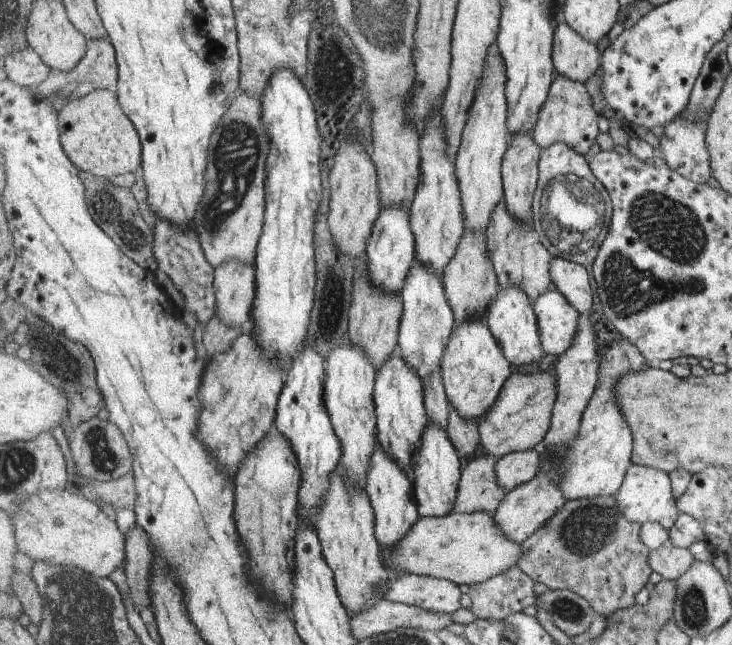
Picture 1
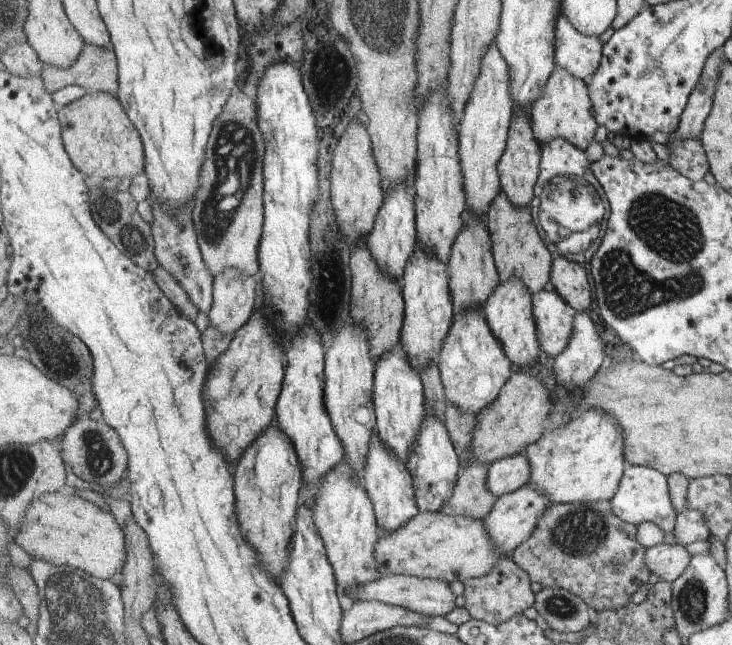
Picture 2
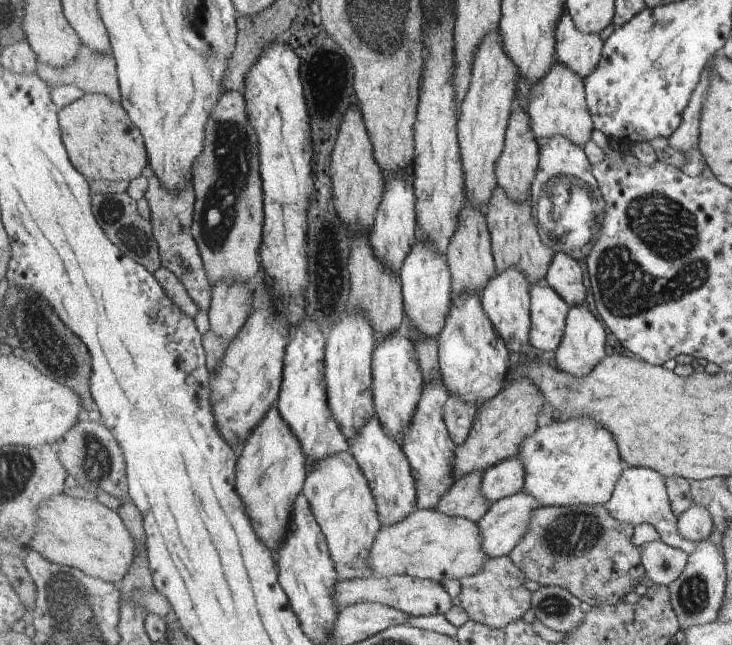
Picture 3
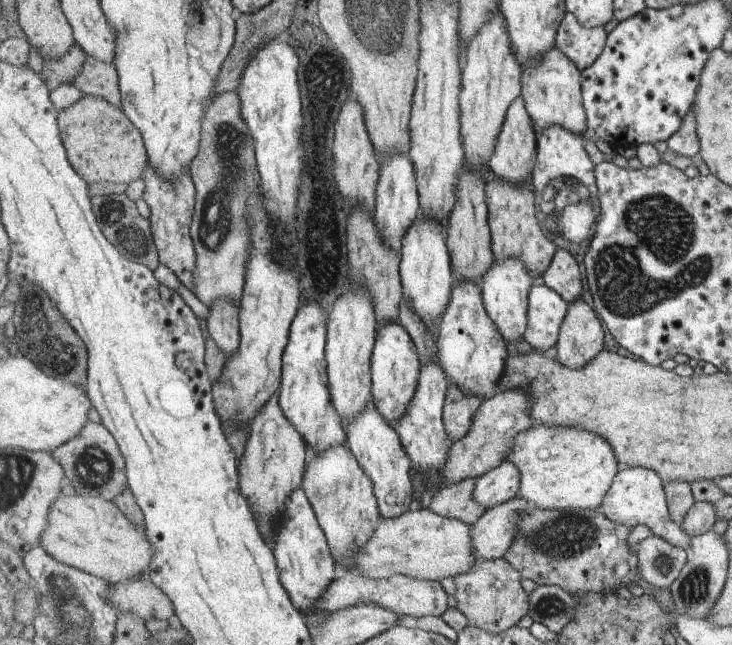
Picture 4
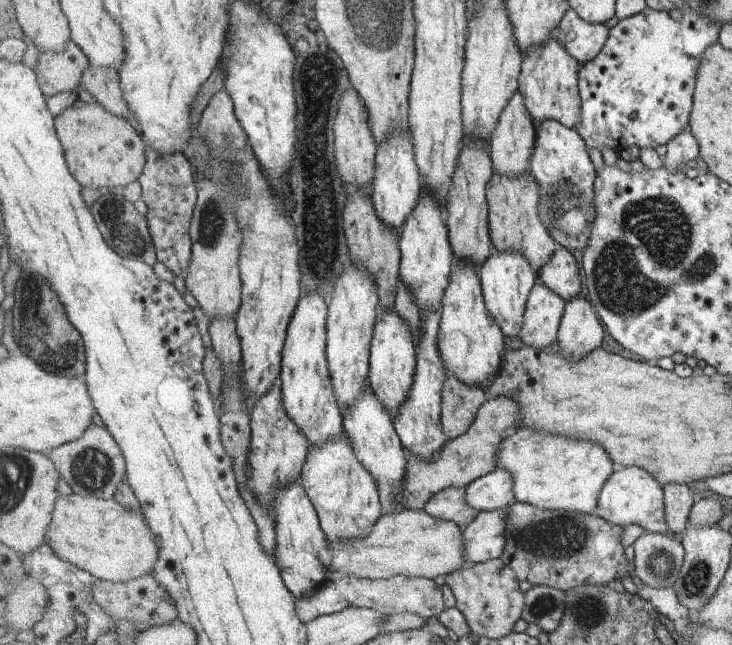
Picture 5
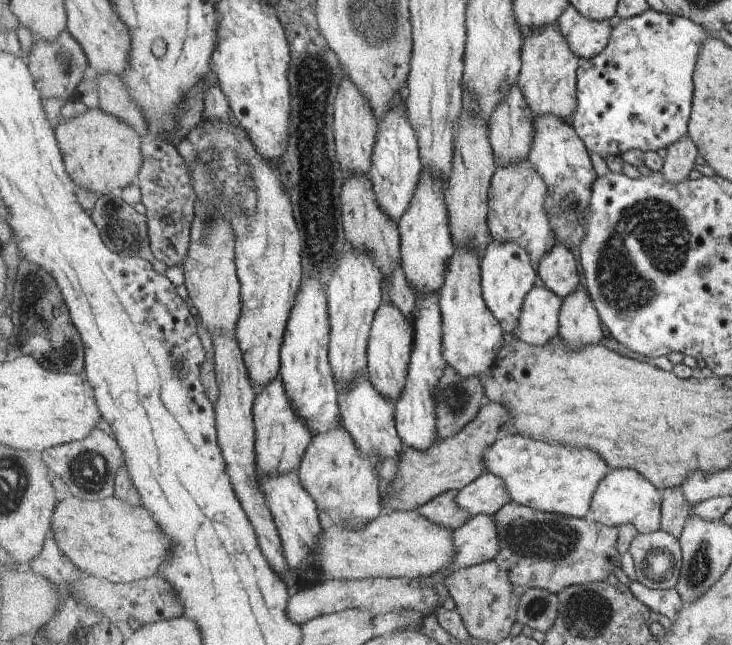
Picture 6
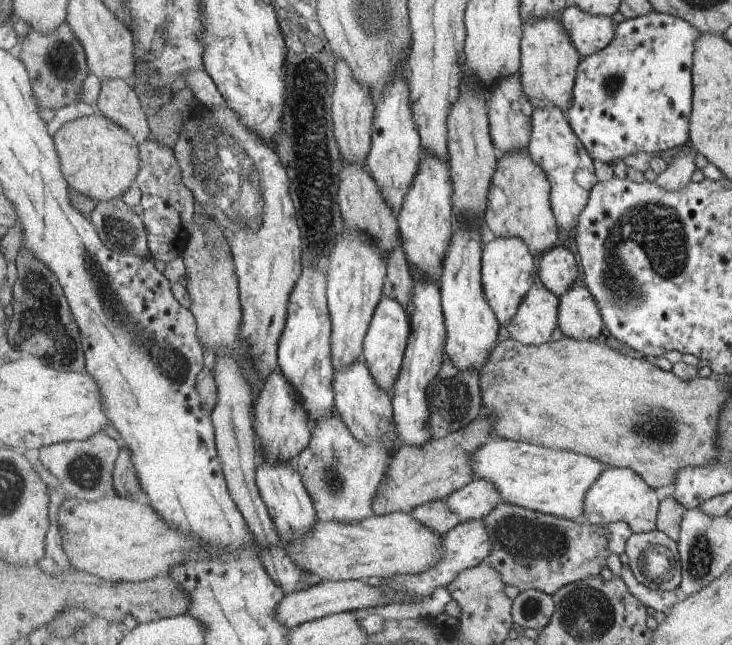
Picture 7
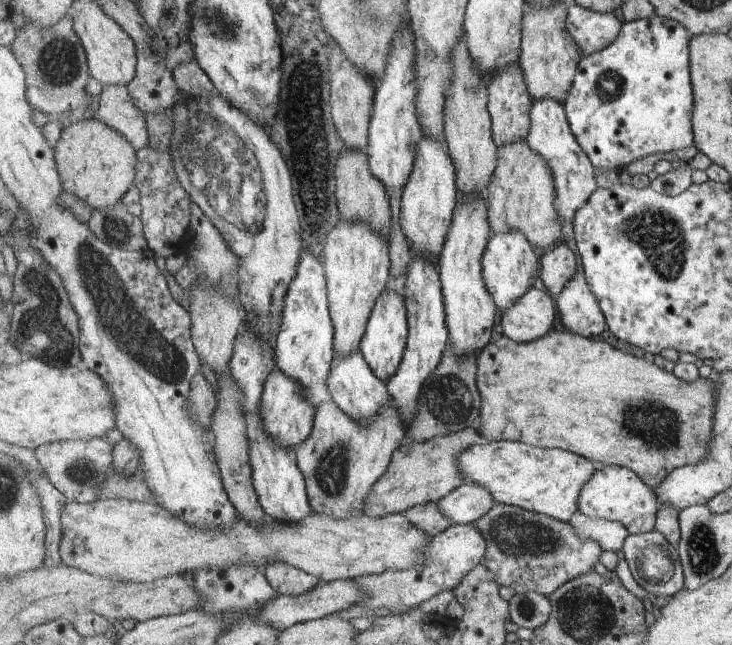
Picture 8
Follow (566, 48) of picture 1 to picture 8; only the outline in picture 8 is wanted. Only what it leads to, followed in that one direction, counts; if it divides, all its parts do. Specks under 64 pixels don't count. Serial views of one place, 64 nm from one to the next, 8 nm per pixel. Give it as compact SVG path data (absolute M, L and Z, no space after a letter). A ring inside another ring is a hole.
M572 2L568 7L568 13L569 32L575 42L579 43L584 57L611 46L619 38L624 24L615 12L595 12Z

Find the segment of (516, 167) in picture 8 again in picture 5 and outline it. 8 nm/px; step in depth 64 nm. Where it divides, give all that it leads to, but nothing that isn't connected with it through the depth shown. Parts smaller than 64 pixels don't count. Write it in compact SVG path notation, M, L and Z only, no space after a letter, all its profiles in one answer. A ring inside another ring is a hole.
M530 170L515 178L496 172L487 186L490 232L494 249L499 252L515 250L523 254L538 274L543 266L553 258L559 247L559 243L553 238L548 226L545 226L544 219L541 218L542 197L541 186Z

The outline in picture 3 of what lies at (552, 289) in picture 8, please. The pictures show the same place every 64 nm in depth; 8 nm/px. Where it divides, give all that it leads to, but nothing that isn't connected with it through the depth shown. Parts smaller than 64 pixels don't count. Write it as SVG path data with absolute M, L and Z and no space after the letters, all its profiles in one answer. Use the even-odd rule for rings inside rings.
M559 252L552 262L545 283L553 287L569 306L583 306L587 302L587 286L583 278L583 268L576 256Z

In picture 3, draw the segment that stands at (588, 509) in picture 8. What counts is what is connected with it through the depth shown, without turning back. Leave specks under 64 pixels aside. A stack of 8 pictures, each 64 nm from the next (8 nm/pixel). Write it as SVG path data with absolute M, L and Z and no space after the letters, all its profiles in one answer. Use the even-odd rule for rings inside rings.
M628 467L625 469L617 481L611 500L606 502L606 506L609 512L613 514L613 518L617 518L623 523L629 523L635 527L645 523L653 524L663 542L685 550L687 555L693 554L697 550L698 542L687 540L679 534L678 517L671 510L667 486L665 486L665 476L653 468Z

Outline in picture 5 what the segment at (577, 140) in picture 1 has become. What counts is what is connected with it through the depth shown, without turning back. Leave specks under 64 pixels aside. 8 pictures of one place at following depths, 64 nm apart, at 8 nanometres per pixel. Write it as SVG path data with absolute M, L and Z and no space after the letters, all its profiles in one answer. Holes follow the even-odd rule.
M556 35L551 40L547 40L543 46L533 46L523 55L520 91L536 124L544 120L556 120L569 128L576 129L583 116L579 90L579 73L582 64L569 54L565 46L561 46Z

